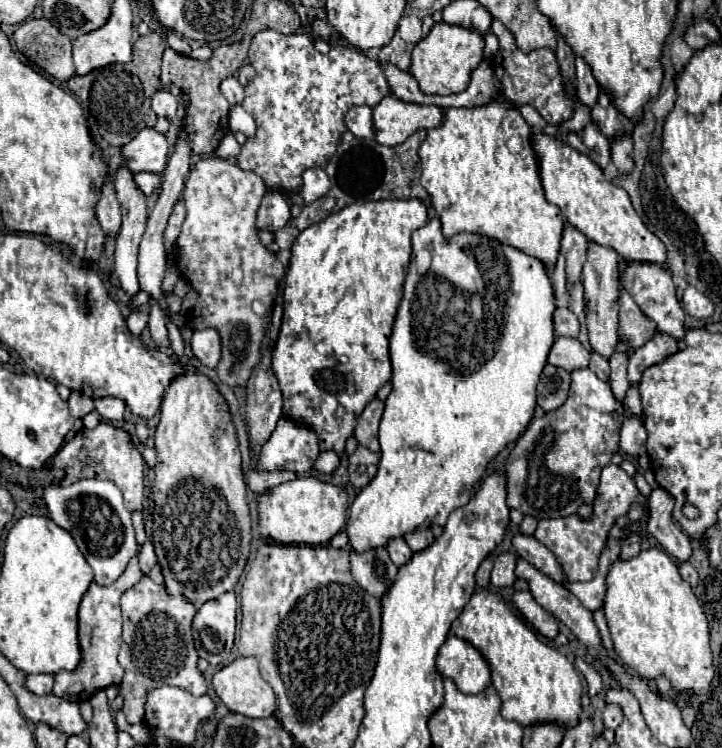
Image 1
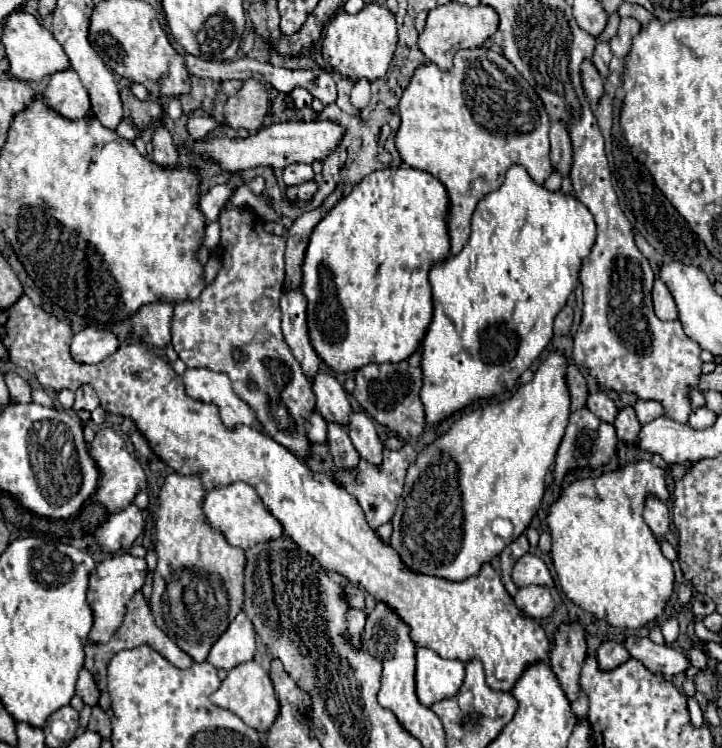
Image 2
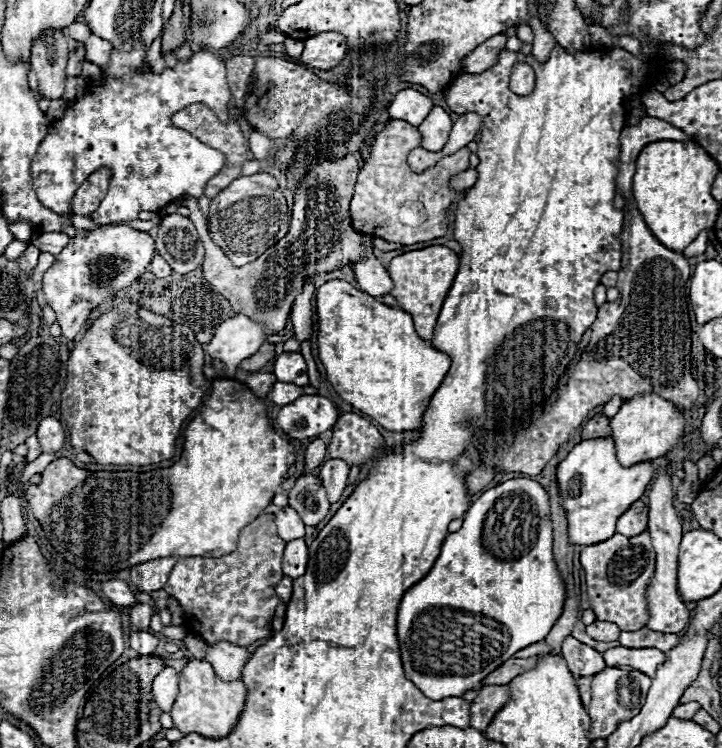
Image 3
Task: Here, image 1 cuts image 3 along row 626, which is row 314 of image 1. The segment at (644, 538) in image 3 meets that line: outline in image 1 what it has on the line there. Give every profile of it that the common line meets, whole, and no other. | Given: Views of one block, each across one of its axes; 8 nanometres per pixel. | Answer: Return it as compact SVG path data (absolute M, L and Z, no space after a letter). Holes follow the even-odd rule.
M622 290L620 294L620 330L618 334L624 334L628 342L632 342L630 354L646 344L656 334L656 324L652 322L652 330L648 330L648 322L644 322L644 312L636 306L632 296Z

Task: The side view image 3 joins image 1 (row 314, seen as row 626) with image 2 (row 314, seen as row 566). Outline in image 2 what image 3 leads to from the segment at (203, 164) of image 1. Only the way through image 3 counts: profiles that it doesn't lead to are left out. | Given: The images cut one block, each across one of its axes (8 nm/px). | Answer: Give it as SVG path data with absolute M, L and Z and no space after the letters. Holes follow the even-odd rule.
M222 208L218 222L222 228L222 268L212 284L196 300L174 304L172 318L172 346L188 368L210 368L230 376L234 392L254 410L262 430L290 450L300 460L308 460L310 442L306 436L306 418L316 408L312 382L300 370L300 364L288 350L280 330L280 296L284 286L284 248L286 238L270 234L258 222L260 218L248 208Z

